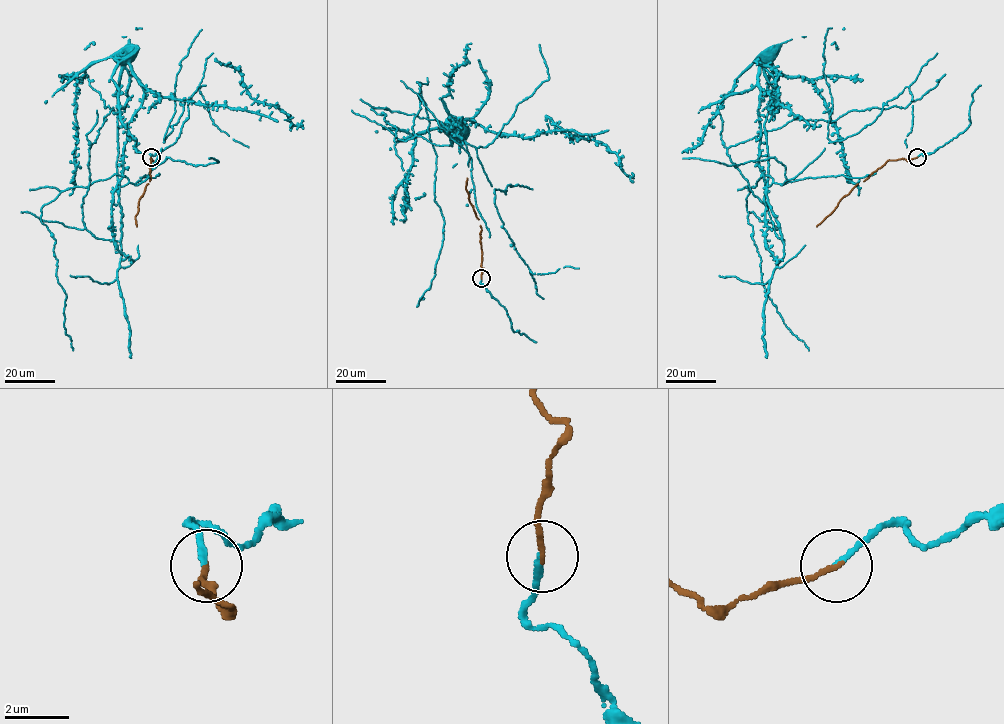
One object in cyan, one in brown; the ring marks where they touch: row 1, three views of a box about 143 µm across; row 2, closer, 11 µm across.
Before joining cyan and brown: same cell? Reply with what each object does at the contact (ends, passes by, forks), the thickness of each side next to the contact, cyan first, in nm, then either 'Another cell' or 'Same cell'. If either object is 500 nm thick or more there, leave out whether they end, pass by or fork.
At the ring cyan ends. At the ring brown ends. Thickness 170 nm (cyan) against 160 nm. Same cell

